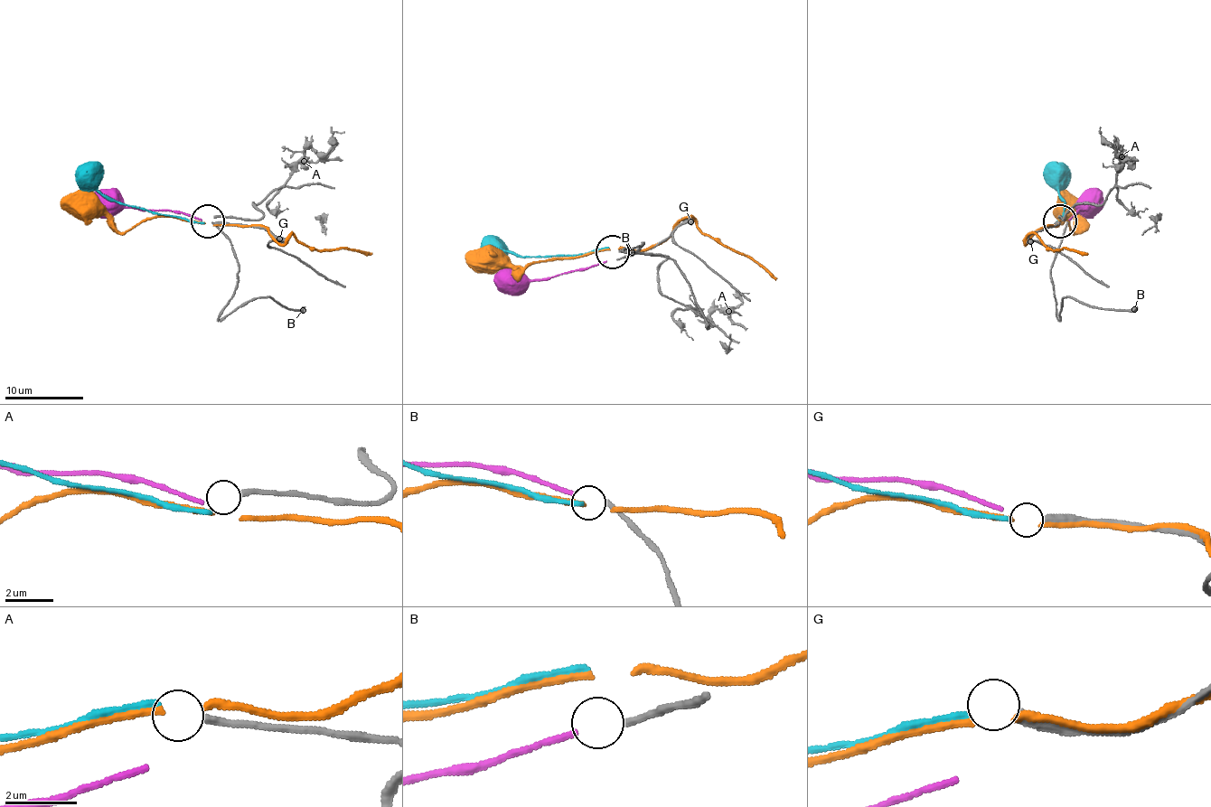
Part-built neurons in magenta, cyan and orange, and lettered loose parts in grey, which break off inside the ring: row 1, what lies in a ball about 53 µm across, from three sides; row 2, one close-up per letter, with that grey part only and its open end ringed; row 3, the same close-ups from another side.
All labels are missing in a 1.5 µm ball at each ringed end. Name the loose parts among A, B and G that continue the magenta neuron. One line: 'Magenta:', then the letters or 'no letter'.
Magenta: B

